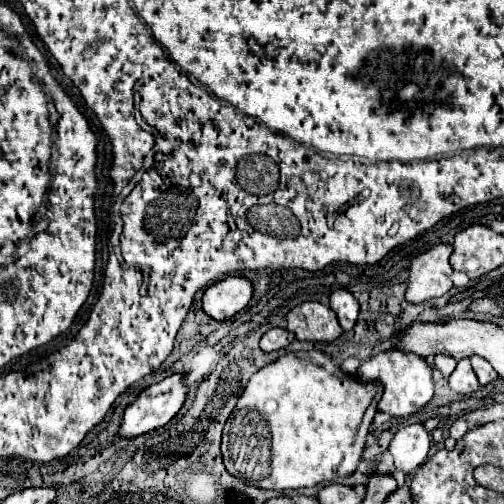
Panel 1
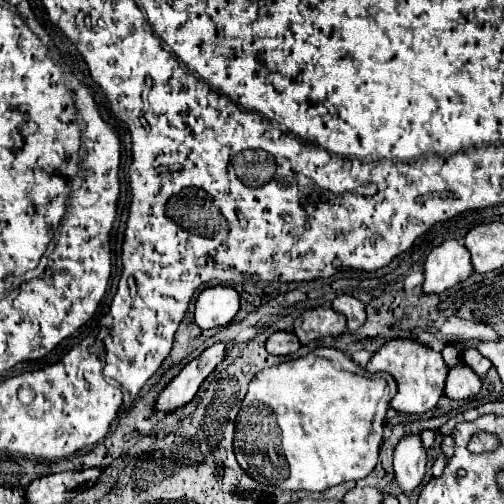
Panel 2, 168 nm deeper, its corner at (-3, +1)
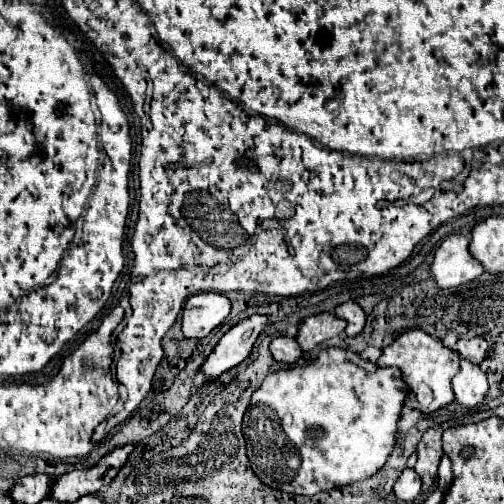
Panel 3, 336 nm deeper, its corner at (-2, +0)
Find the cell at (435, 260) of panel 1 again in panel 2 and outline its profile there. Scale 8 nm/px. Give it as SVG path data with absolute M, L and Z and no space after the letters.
M446 240L436 246L424 262L424 294L440 294L472 274L468 250L458 240Z

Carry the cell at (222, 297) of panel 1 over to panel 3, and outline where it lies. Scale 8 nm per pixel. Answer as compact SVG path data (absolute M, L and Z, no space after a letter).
M199 293L185 301L183 317L181 317L181 331L185 339L203 339L207 337L217 325L231 311L231 301L219 293Z

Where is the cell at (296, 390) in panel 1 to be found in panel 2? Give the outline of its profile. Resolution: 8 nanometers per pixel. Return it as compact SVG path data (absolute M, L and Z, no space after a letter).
M320 346L302 358L264 368L252 378L236 418L236 460L250 478L282 490L322 492L342 482L360 480L368 476L378 462L384 426L384 416L378 412L388 408L394 392L396 384L390 376L368 374L336 348Z

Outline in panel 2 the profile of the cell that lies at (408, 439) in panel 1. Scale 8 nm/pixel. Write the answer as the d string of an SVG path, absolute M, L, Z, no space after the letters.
M406 434L394 450L394 474L404 492L412 492L420 486L426 474L426 462L420 434Z

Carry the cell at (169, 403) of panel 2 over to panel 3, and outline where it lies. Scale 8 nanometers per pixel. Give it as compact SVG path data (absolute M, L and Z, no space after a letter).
M251 315L249 319L243 319L241 323L231 327L221 337L209 359L203 363L207 379L213 379L245 361L251 355L257 337L267 329L267 325L269 325L267 315Z

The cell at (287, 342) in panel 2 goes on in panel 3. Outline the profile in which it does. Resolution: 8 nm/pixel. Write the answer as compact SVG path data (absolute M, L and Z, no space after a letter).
M275 337L271 341L271 353L273 353L273 359L275 361L281 361L281 363L295 363L299 357L301 357L301 347L295 339L291 337Z

